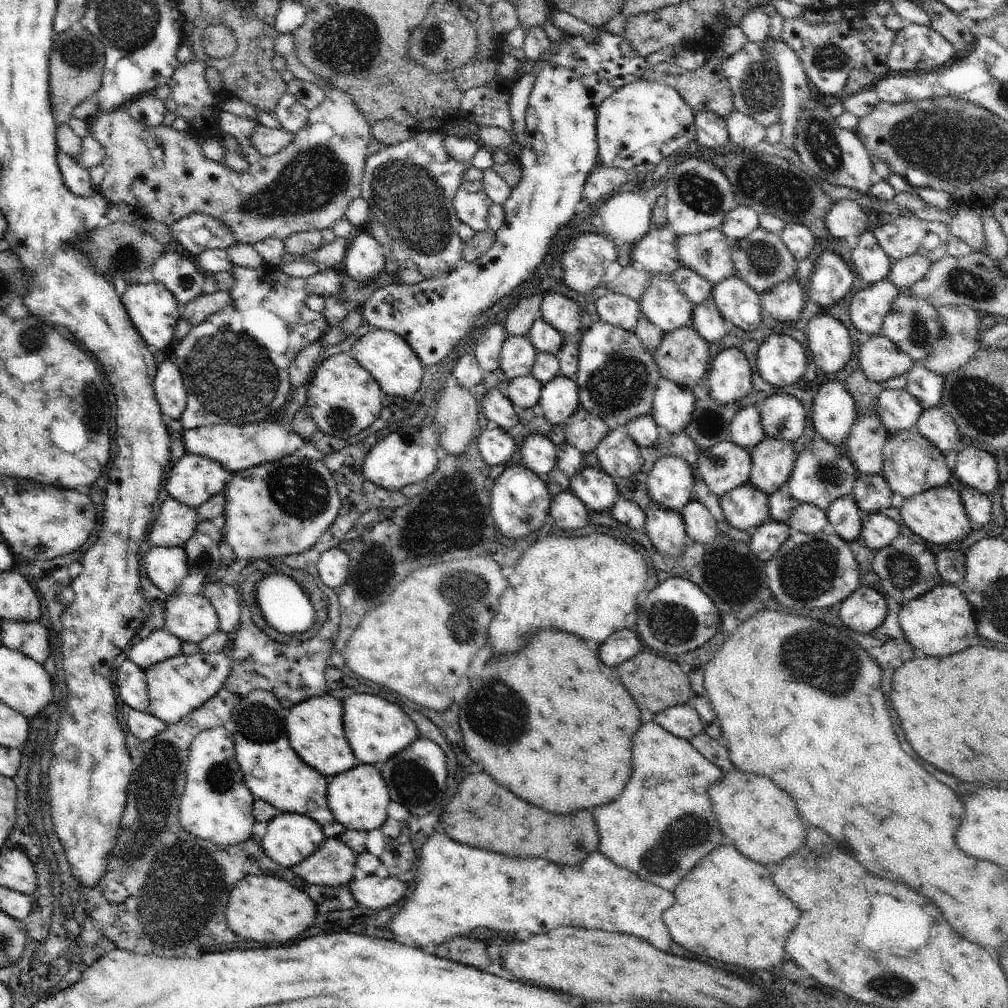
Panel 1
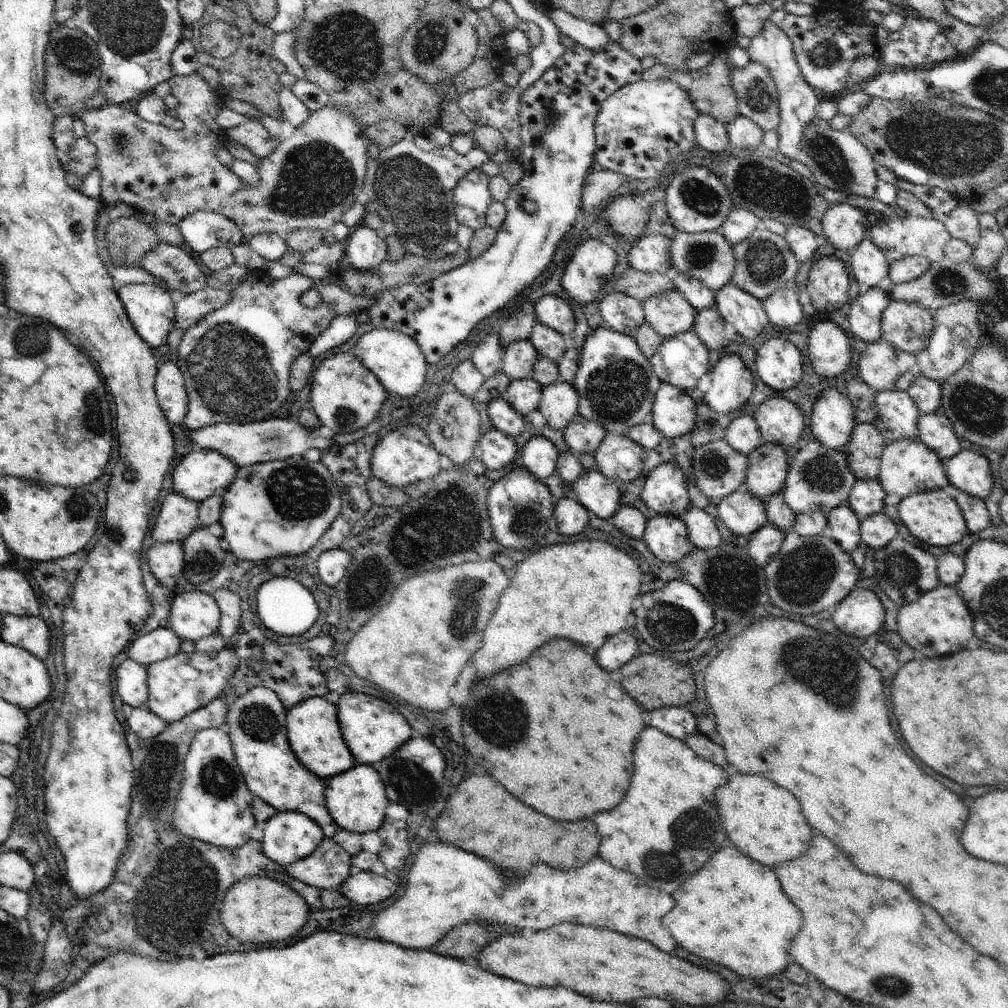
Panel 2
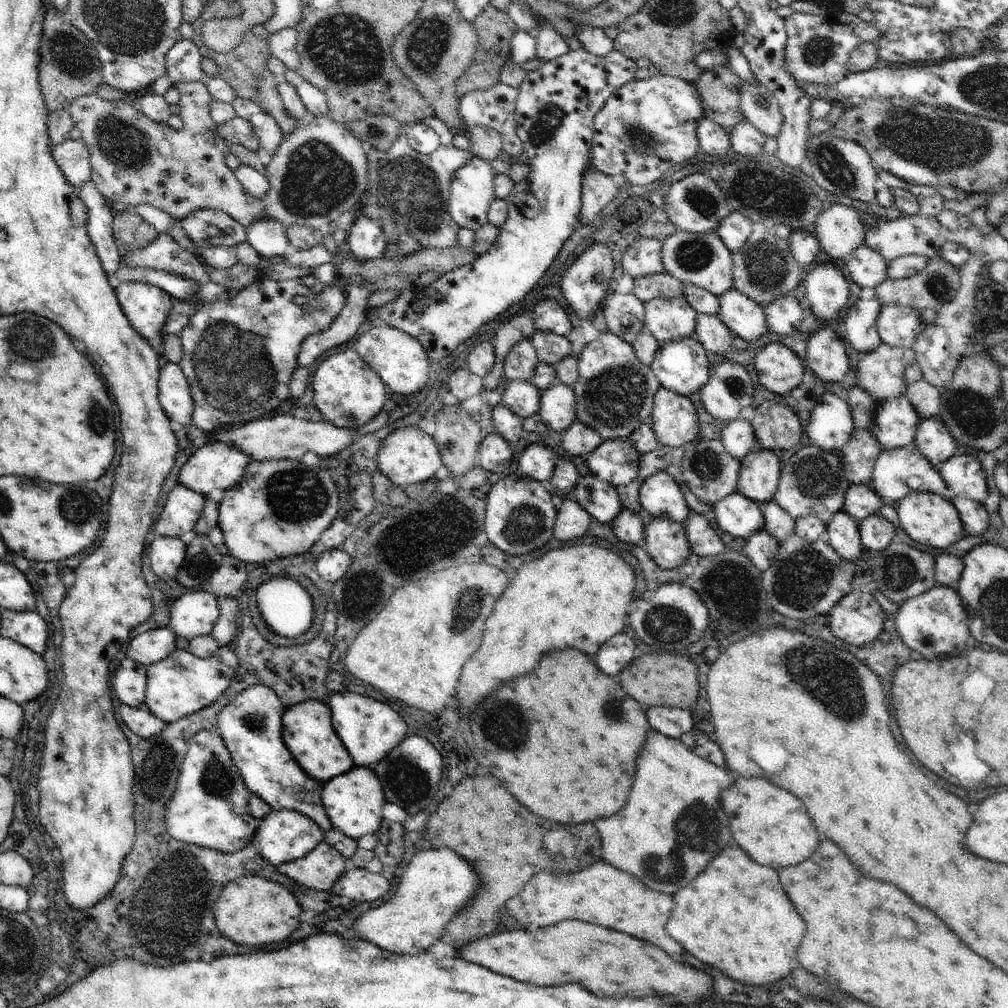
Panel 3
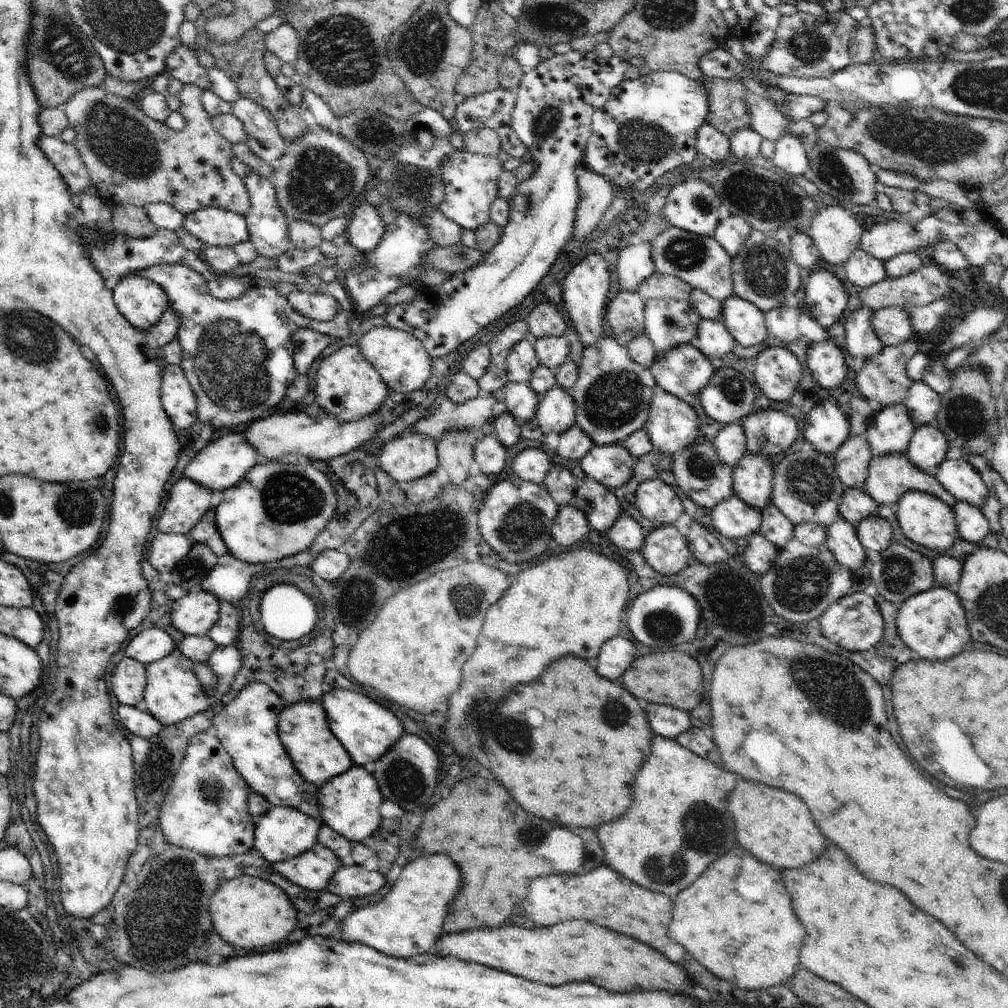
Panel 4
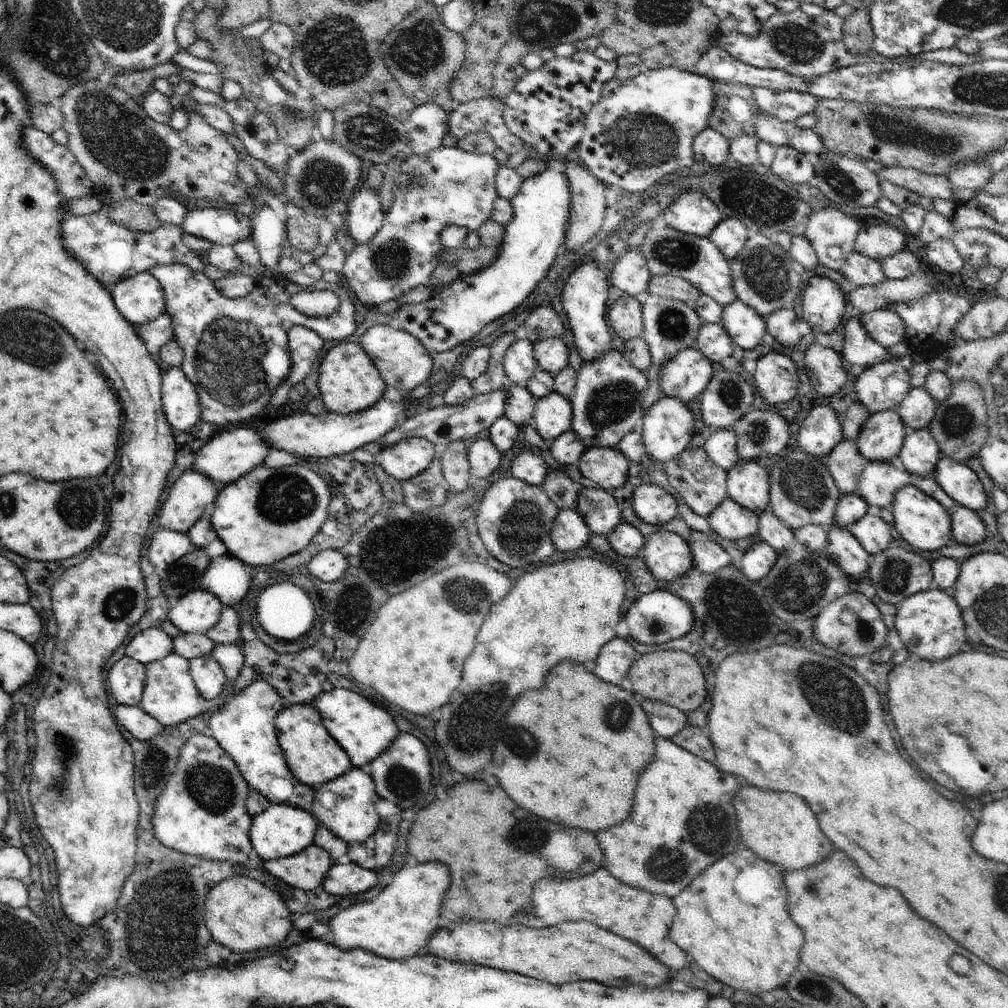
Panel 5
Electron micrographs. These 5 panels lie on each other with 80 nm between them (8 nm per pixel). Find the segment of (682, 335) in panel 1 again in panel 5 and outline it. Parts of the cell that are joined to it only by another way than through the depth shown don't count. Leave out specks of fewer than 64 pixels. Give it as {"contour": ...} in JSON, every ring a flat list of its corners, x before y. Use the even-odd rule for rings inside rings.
{"contour":[[690,346,660,367,659,385,663,394,688,404,700,397,713,375,710,359]]}

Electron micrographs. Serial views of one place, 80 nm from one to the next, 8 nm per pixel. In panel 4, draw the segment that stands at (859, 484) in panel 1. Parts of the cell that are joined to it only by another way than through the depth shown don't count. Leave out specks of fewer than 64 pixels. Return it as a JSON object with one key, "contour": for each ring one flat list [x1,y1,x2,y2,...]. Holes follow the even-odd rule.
{"contour":[[850,487,845,489,842,495,839,514,844,517,850,524,856,526,859,522,862,522,867,516,875,513,879,504,865,492,865,488,862,487]]}

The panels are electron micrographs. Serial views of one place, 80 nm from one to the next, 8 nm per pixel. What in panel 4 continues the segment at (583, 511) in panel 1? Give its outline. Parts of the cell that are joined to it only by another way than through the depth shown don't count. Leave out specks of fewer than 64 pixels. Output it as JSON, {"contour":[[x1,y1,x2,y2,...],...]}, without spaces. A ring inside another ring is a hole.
{"contour":[[573,504,559,507,558,514,550,528,554,545,572,546,580,542,588,532,592,532,592,525,586,515]]}

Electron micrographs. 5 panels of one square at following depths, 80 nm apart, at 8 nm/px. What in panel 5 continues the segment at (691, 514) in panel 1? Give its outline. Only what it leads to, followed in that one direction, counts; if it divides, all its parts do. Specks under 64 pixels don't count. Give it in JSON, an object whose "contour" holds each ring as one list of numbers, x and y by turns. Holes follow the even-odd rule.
{"contour":[[696,536,688,541,688,544,692,551,693,564,699,571,716,572,734,562,733,558,708,536]]}

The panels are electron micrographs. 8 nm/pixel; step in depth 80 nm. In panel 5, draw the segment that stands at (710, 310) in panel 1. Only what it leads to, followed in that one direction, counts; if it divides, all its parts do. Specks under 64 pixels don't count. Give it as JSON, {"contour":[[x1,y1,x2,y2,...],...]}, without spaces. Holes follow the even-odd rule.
{"contour":[[702,323,696,340,691,344,699,350,710,362,722,362,726,356,732,355,735,344,722,326,722,323]]}

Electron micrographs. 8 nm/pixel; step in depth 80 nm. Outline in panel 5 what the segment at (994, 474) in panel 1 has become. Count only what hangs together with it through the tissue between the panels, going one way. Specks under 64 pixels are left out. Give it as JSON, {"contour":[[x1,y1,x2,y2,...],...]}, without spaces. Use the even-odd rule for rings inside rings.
{"contour":[[950,457,941,458,932,472,940,488,958,504,978,512,986,508,987,484,965,463]]}

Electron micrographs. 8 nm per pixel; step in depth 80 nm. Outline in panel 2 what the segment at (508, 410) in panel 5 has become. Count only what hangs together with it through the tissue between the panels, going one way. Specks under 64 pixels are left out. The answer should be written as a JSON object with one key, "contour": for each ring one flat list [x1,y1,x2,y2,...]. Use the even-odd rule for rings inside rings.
{"contour":[[530,376,511,381,500,396,524,417,531,410,539,408,542,389,543,386]]}

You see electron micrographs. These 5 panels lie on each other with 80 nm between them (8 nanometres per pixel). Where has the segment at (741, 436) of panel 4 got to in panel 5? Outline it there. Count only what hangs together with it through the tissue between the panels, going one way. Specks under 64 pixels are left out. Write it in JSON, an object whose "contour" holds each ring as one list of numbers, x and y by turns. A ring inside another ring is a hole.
{"contour":[[732,428,718,429,703,444,709,459,729,471,738,462,737,432]]}

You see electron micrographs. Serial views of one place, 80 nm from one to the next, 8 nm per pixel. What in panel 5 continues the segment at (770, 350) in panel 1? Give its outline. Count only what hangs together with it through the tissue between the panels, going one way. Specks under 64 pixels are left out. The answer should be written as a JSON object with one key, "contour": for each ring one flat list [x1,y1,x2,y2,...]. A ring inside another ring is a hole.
{"contour":[[775,351,757,359,753,377,759,395,775,406,790,402,797,395,800,386,792,358]]}

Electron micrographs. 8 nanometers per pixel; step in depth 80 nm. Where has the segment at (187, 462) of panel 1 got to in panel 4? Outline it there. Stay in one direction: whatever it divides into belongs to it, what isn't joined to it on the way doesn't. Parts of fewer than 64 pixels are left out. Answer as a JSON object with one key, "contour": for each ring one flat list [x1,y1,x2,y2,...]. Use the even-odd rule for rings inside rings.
{"contour":[[228,432,227,435,214,439,202,447,186,465,183,476,211,491,223,491,236,486,246,476,246,472,260,461,256,449,248,444,243,432]]}

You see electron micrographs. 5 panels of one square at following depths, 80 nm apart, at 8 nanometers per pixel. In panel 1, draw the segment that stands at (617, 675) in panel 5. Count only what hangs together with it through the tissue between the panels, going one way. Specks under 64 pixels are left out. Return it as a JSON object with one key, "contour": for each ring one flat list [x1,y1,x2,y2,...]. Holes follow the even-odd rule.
{"contour":[[630,629,615,632,600,646,600,660,606,666,620,666,633,656,642,652,643,646,639,636]]}

